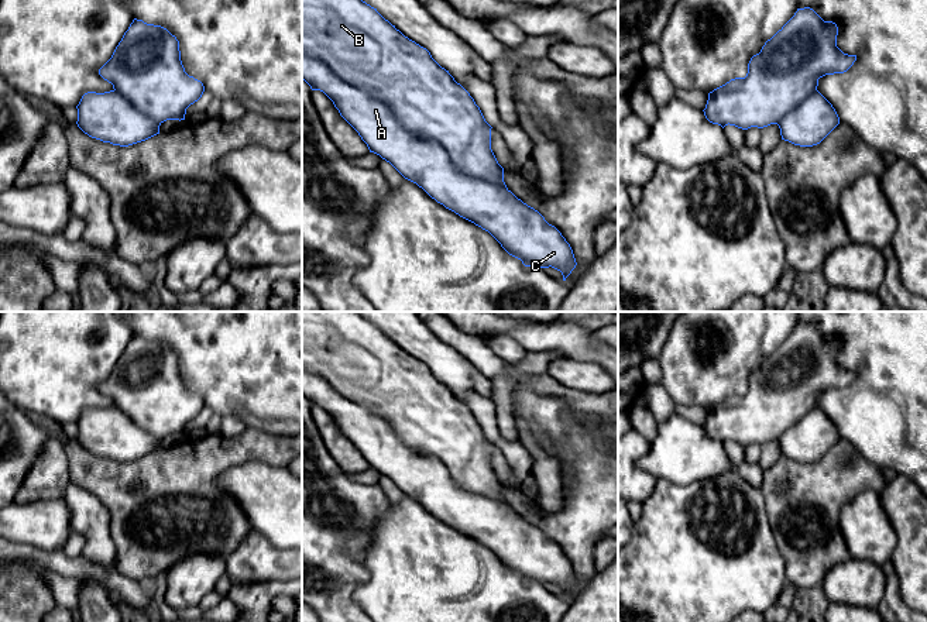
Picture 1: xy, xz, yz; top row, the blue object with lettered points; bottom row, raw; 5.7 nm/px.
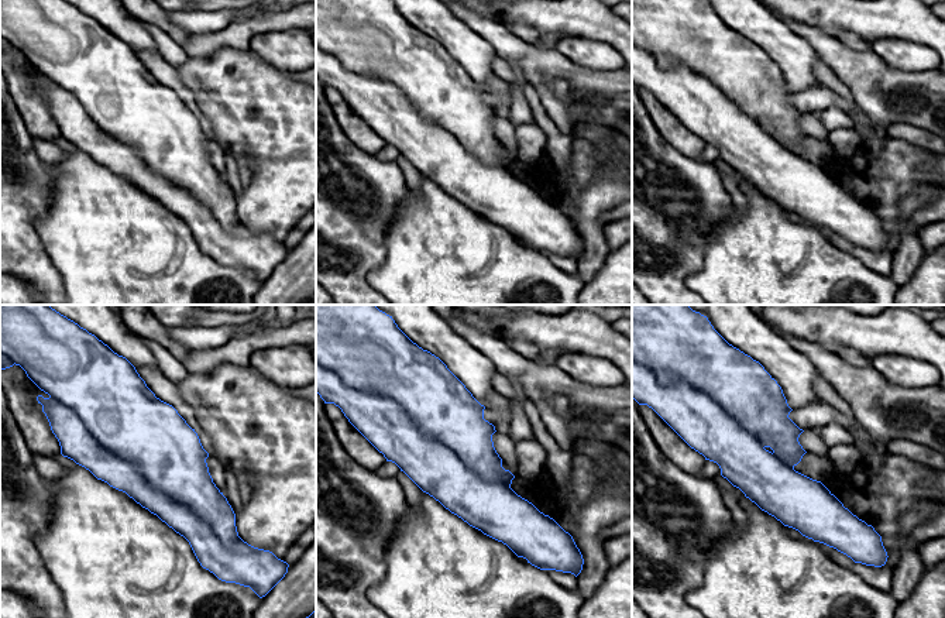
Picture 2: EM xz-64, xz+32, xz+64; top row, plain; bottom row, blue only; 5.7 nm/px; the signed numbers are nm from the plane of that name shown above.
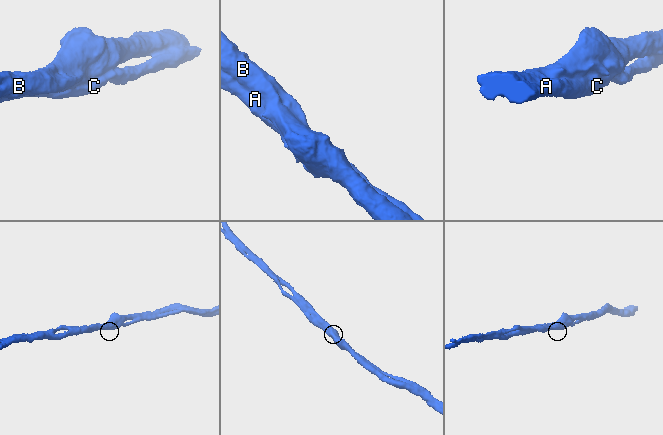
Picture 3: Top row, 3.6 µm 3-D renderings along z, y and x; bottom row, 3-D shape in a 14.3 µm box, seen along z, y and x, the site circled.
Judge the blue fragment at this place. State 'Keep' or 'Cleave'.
Keep

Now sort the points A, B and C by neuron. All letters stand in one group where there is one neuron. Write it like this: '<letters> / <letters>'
A B C

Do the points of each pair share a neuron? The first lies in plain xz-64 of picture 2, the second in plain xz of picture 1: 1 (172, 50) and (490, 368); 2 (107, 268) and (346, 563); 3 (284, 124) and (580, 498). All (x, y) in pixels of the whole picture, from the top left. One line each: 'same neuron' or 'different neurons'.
1: different neurons
2: different neurons
3: same neuron

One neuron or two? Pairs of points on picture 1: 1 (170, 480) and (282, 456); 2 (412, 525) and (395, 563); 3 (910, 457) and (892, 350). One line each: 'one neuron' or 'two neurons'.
1: one neuron
2: one neuron
3: one neuron

